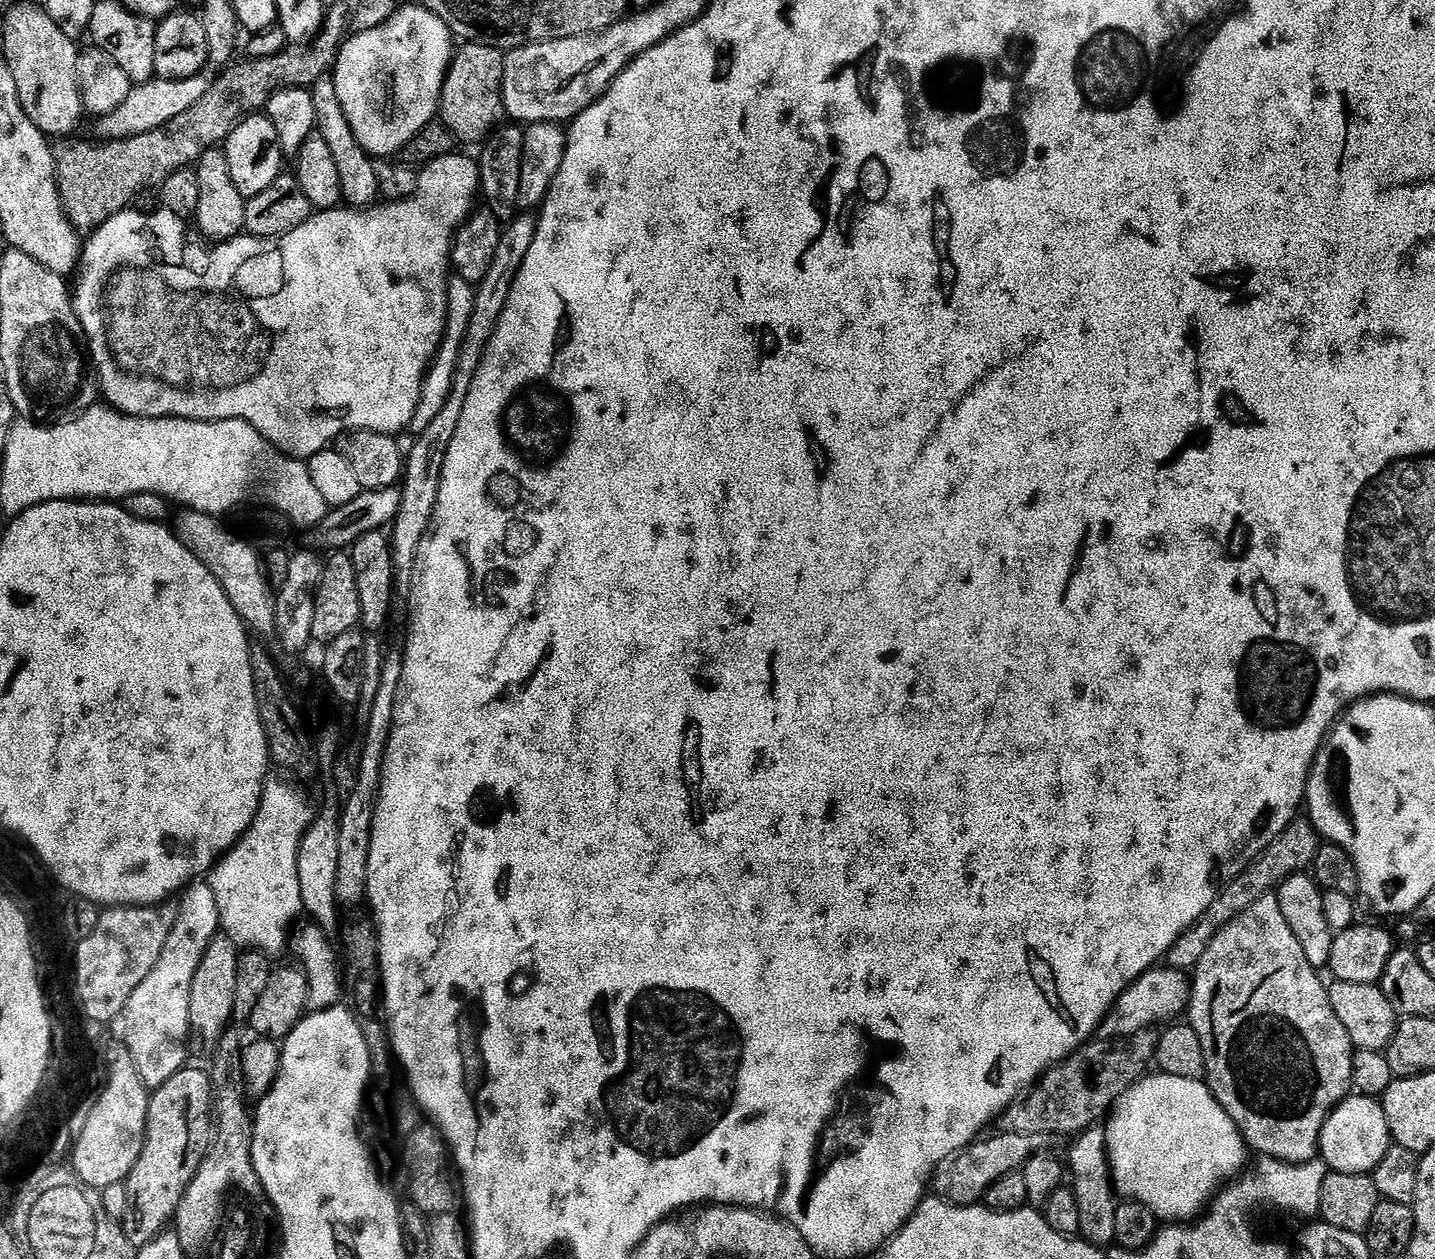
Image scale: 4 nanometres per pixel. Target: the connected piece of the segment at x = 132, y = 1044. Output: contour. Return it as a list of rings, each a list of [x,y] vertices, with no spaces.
[[[208,882],[193,883],[179,897],[178,903],[180,912],[176,916],[174,930],[170,930],[170,938],[166,938],[162,958],[158,958],[154,970],[146,974],[146,982],[130,994],[126,1006],[114,1021],[116,1036],[120,1039],[117,1041],[130,1050],[145,1082],[163,1082],[185,1067],[190,986],[194,982],[194,974],[198,974],[202,954],[206,954],[210,942],[221,931],[218,905]]]

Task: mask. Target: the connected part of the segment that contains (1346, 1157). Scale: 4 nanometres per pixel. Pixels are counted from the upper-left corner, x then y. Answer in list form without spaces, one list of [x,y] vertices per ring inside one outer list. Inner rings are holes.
[[[1349,1095],[1328,1116],[1320,1135],[1319,1155],[1324,1156],[1327,1166],[1333,1172],[1366,1176],[1375,1172],[1394,1141],[1384,1113],[1384,1105],[1377,1097]]]

